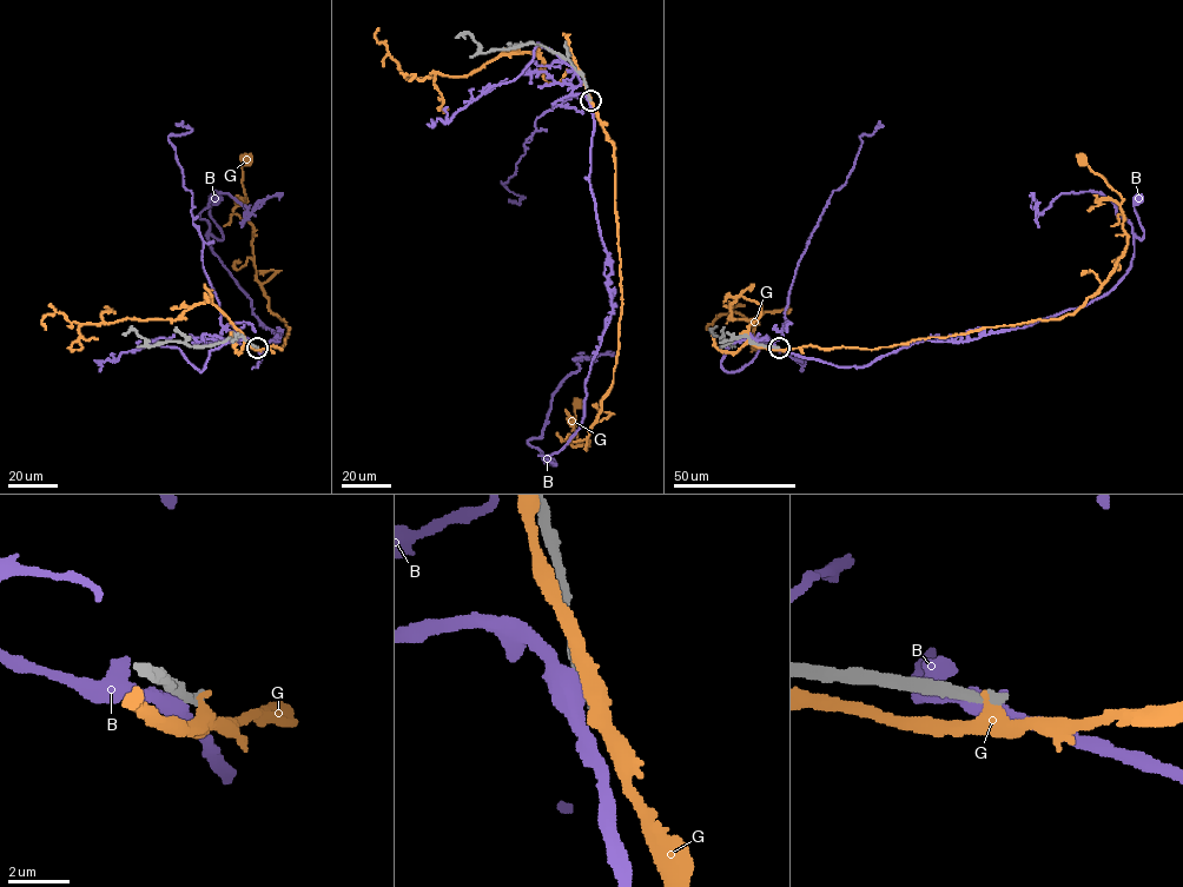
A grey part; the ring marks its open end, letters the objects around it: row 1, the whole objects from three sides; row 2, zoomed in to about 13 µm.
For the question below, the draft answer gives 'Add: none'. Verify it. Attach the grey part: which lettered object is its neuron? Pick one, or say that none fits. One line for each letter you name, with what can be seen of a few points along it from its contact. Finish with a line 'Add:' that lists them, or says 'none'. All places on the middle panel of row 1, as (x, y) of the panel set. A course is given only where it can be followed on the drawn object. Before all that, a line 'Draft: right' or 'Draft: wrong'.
Draft: right
Add: none

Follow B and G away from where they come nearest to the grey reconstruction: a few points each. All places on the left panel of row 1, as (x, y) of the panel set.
B: (256, 348), (258, 366), (278, 333), (252, 313), (211, 249), (209, 236), (223, 237), (210, 214), (212, 199)
G: (257, 348), (282, 349), (289, 329), (269, 308), (256, 278), (252, 229), (242, 185), (246, 158)

